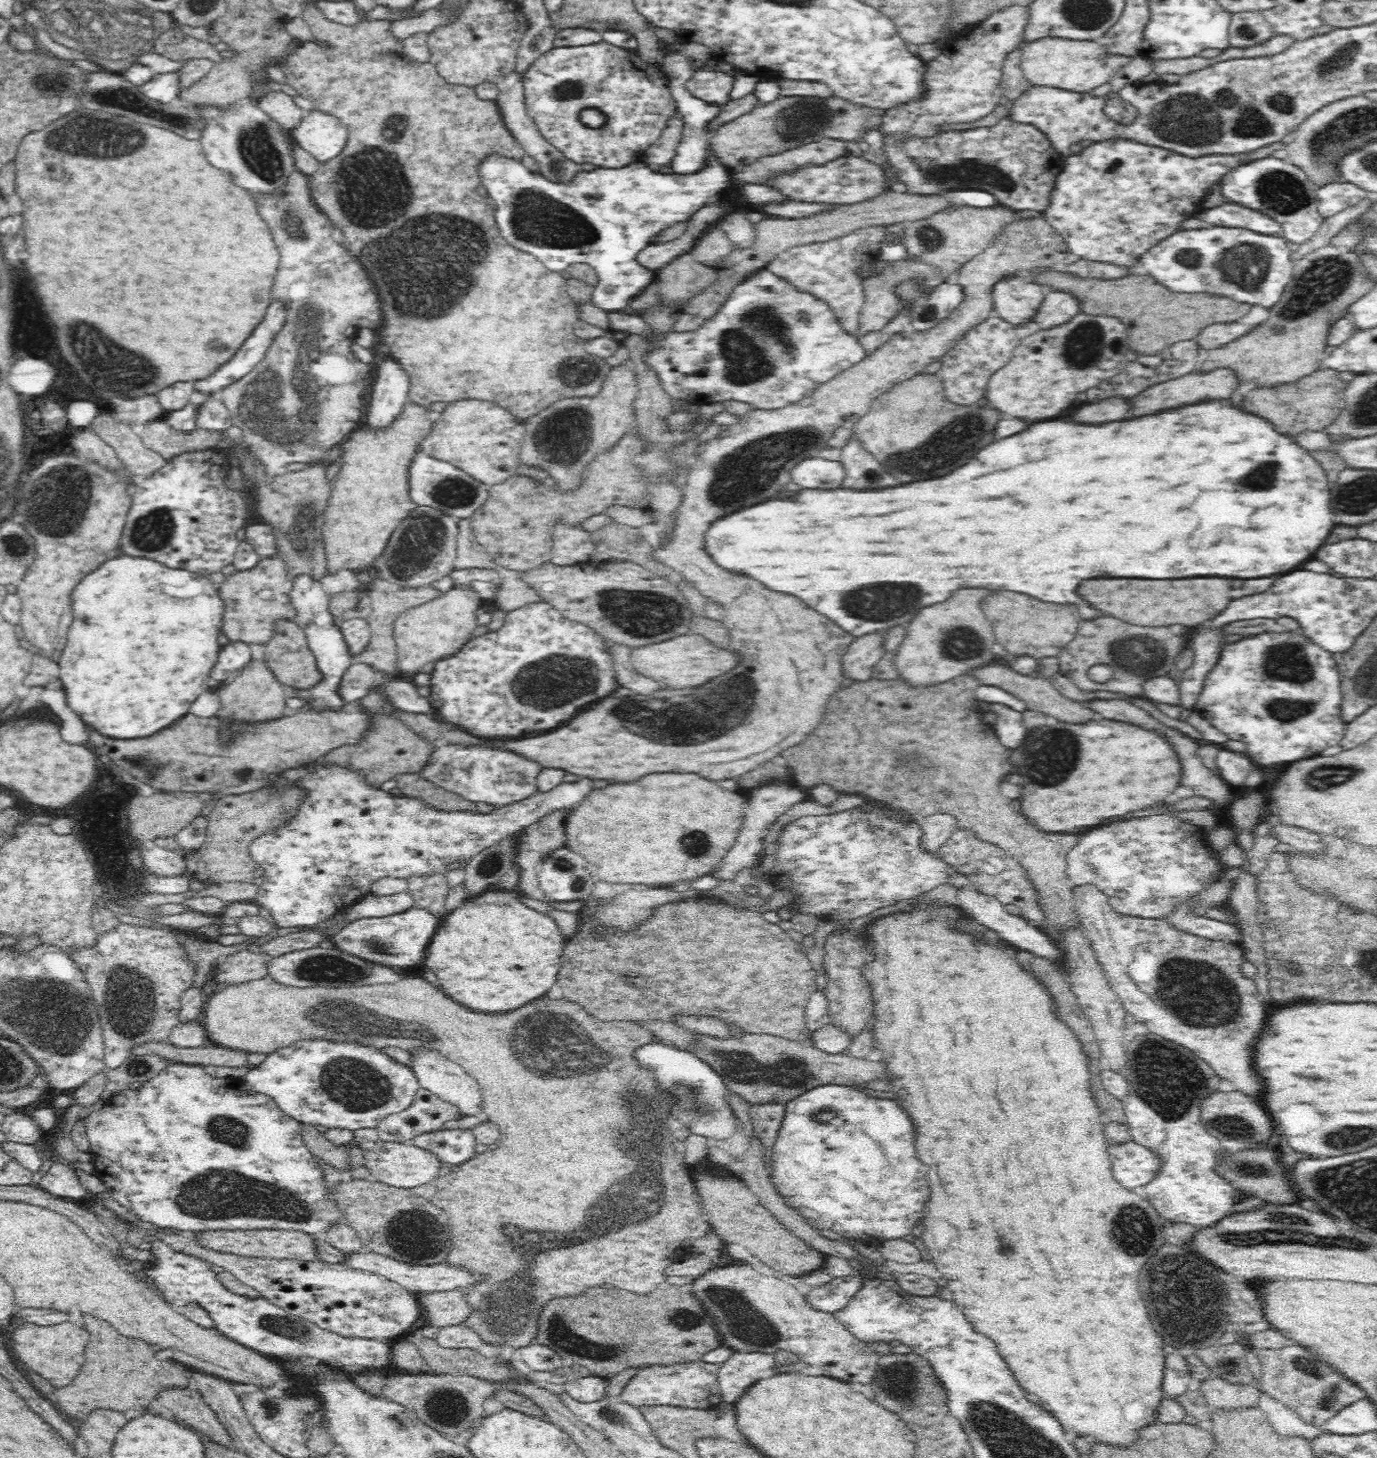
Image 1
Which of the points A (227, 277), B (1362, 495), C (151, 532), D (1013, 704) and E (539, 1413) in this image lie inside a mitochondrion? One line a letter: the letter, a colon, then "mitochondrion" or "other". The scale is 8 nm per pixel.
A: other
B: mitochondrion
C: mitochondrion
D: other
E: other

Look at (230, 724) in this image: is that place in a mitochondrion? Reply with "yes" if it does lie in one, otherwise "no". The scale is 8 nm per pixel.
no

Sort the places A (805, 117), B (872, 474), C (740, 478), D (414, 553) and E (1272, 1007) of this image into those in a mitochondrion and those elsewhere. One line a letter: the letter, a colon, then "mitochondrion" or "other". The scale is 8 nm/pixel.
A: mitochondrion
B: mitochondrion
C: mitochondrion
D: mitochondrion
E: other

